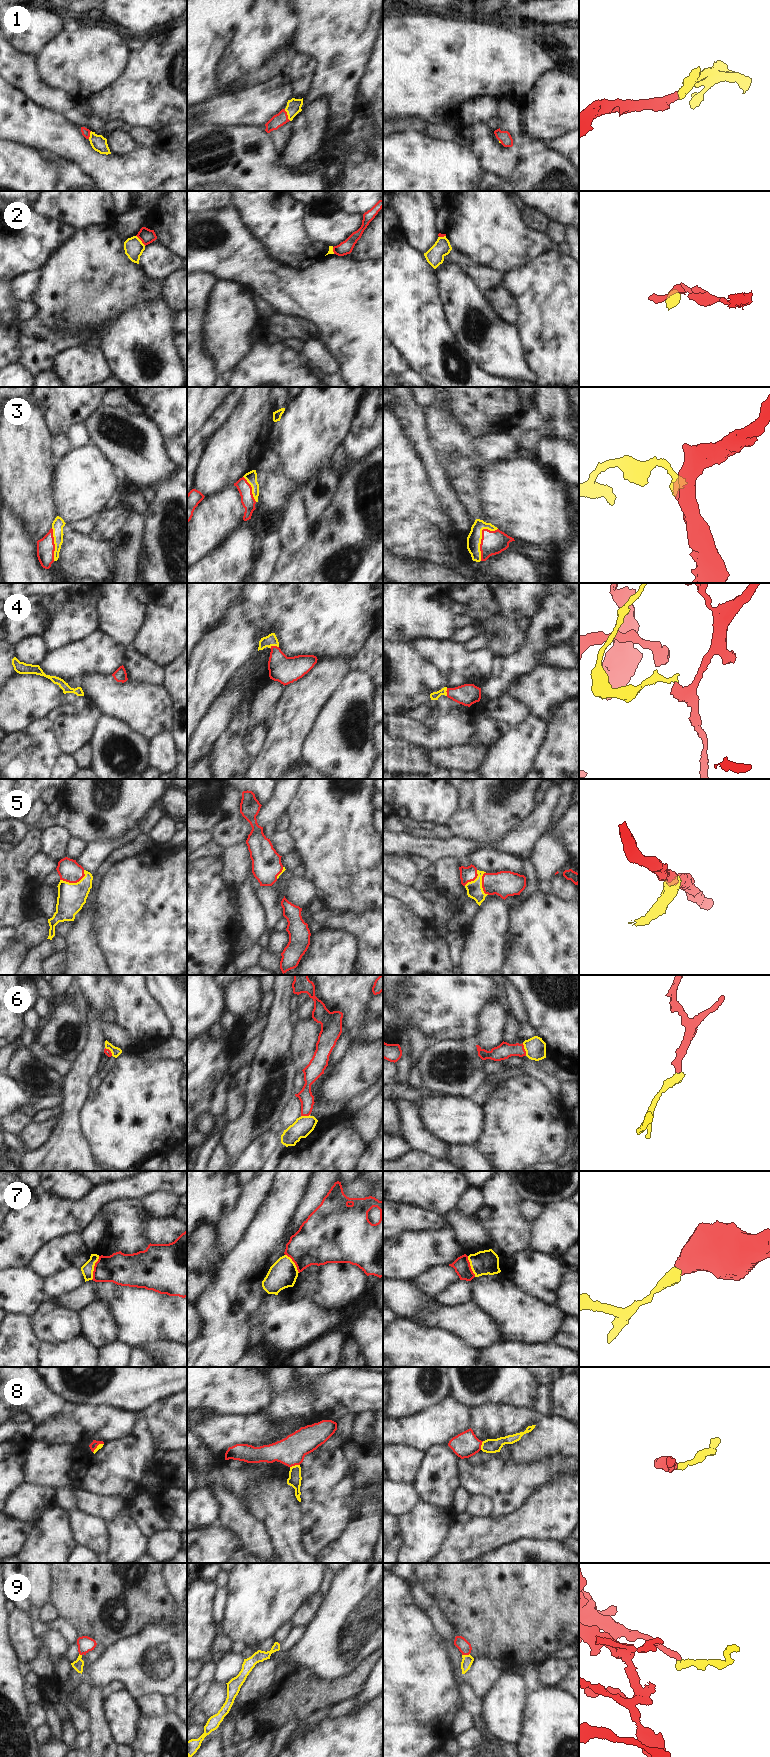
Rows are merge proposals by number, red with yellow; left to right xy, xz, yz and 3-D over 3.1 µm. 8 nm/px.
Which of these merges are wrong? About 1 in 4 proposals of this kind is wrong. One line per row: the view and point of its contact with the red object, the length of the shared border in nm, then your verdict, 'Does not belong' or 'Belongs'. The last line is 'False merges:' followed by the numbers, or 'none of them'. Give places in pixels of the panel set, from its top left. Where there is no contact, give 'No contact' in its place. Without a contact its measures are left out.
1: Touches red at xz (287, 115). Shared border 110 nm. Belongs
2: Touches red at xy (140, 239). Shared border 120 nm. Does not belong
3: Touches red at yz (482, 538). Shared border 300 nm. Belongs
4: Touches red at xz (274, 646). Shared border 70 nm. Belongs
5: Touches red at xy (74, 882). Shared border 220 nm. Belongs
6: Touches red at yz (524, 1049). Shared border 110 nm. Belongs
7: Touches red at xy (94, 1268). Shared border 200 nm. Does not belong
8: Touches red at xz (294, 1465). Shared border 80 nm. Belongs
9: Touches red at yz (465, 1654). Shared border 70 nm. Belongs
False merges: 2, 7

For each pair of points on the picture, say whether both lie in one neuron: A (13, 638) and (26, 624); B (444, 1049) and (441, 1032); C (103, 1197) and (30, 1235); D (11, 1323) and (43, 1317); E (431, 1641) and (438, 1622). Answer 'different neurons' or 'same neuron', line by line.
A: same neuron
B: different neurons
C: same neuron
D: different neurons
E: different neurons

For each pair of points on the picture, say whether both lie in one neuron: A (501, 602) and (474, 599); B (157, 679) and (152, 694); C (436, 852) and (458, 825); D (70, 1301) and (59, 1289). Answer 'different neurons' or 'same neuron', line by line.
A: same neuron
B: different neurons
C: different neurons
D: different neurons

